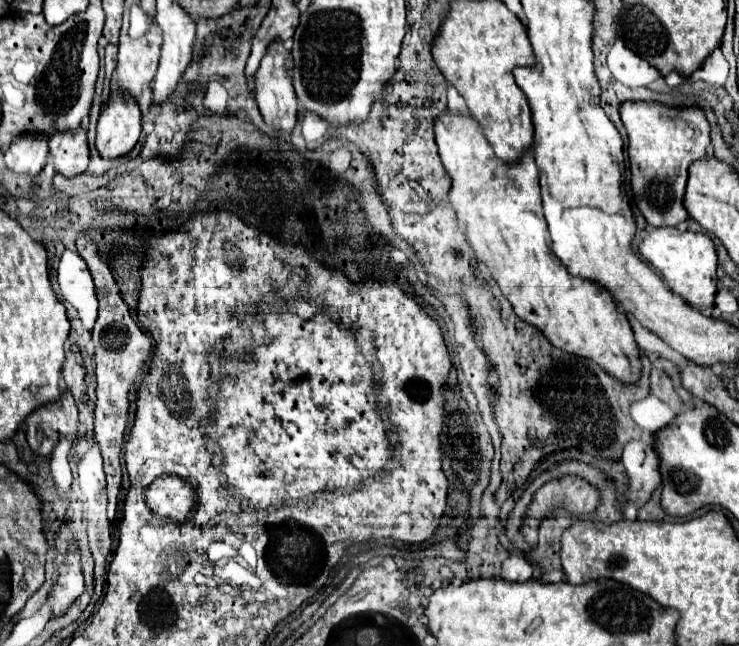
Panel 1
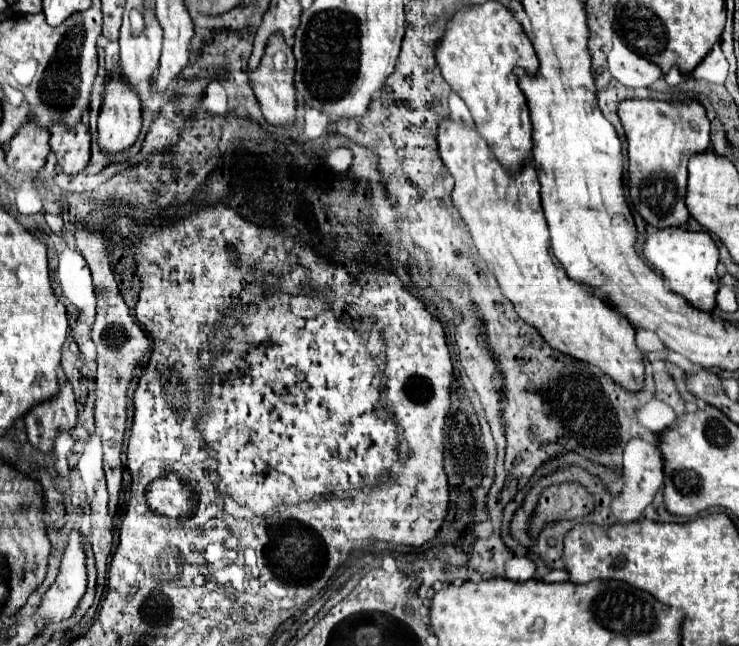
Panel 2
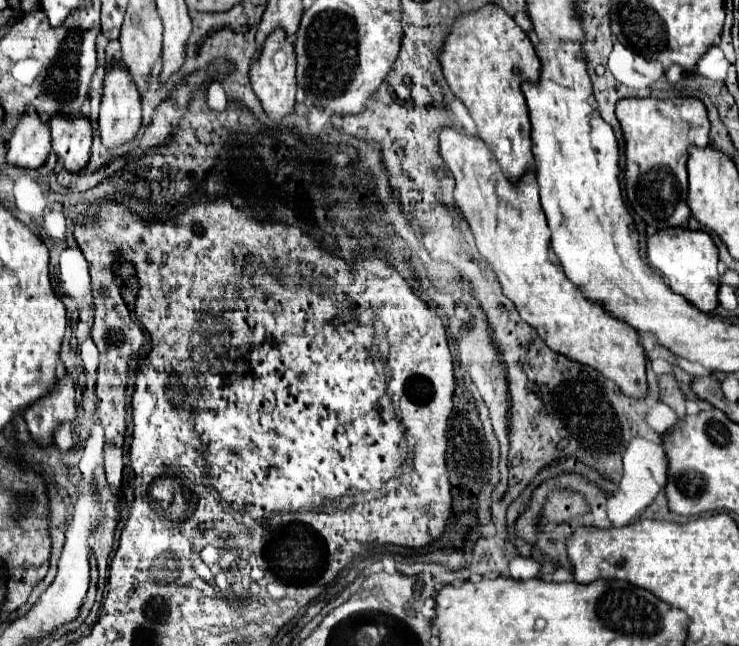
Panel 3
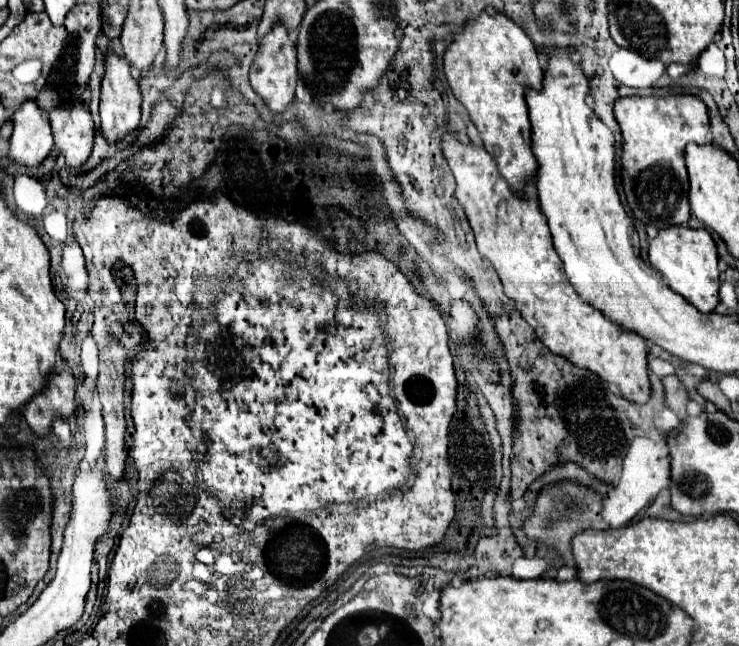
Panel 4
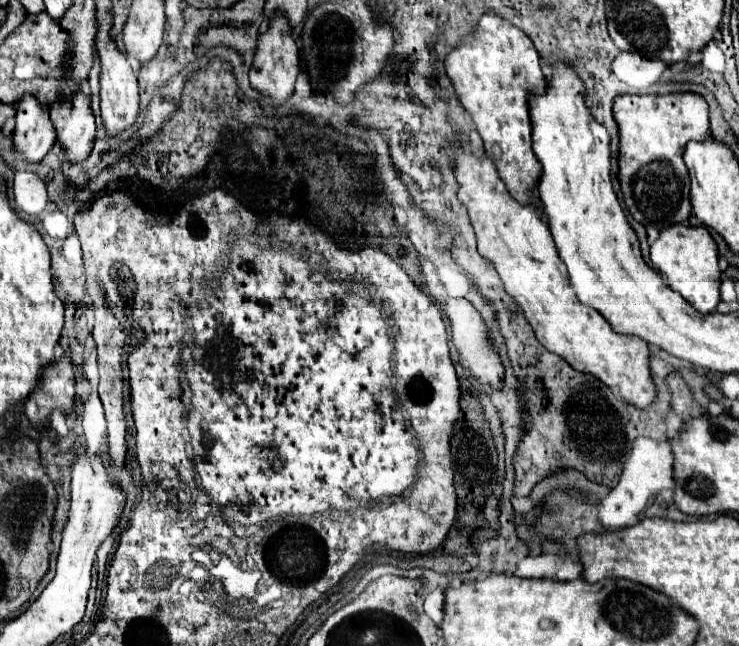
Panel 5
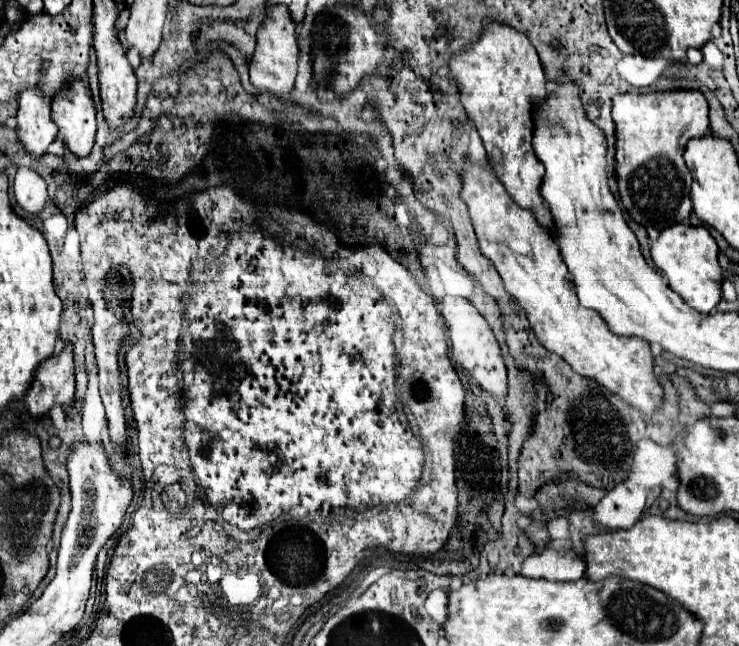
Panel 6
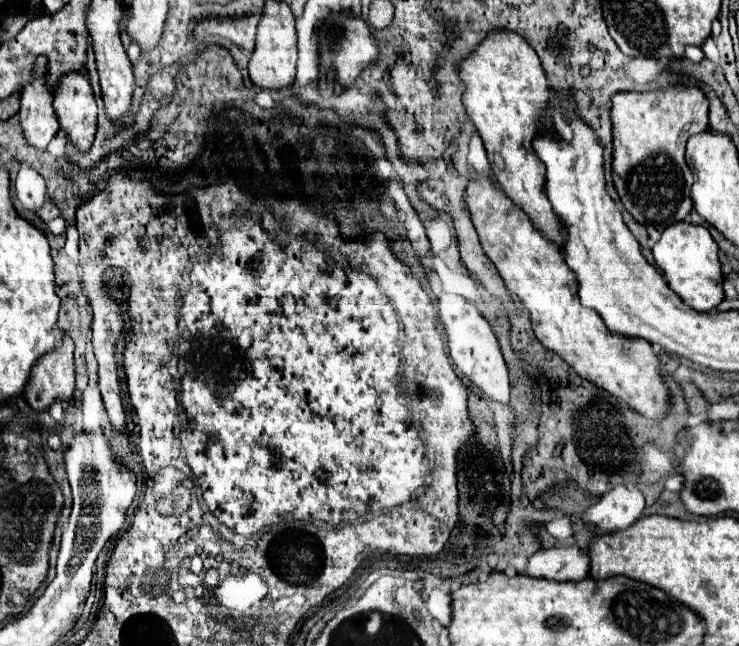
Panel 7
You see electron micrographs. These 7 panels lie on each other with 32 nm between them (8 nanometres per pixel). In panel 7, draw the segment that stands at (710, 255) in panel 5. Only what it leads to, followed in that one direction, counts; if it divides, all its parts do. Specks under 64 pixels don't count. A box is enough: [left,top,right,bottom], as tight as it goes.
[652,222,722,312]

